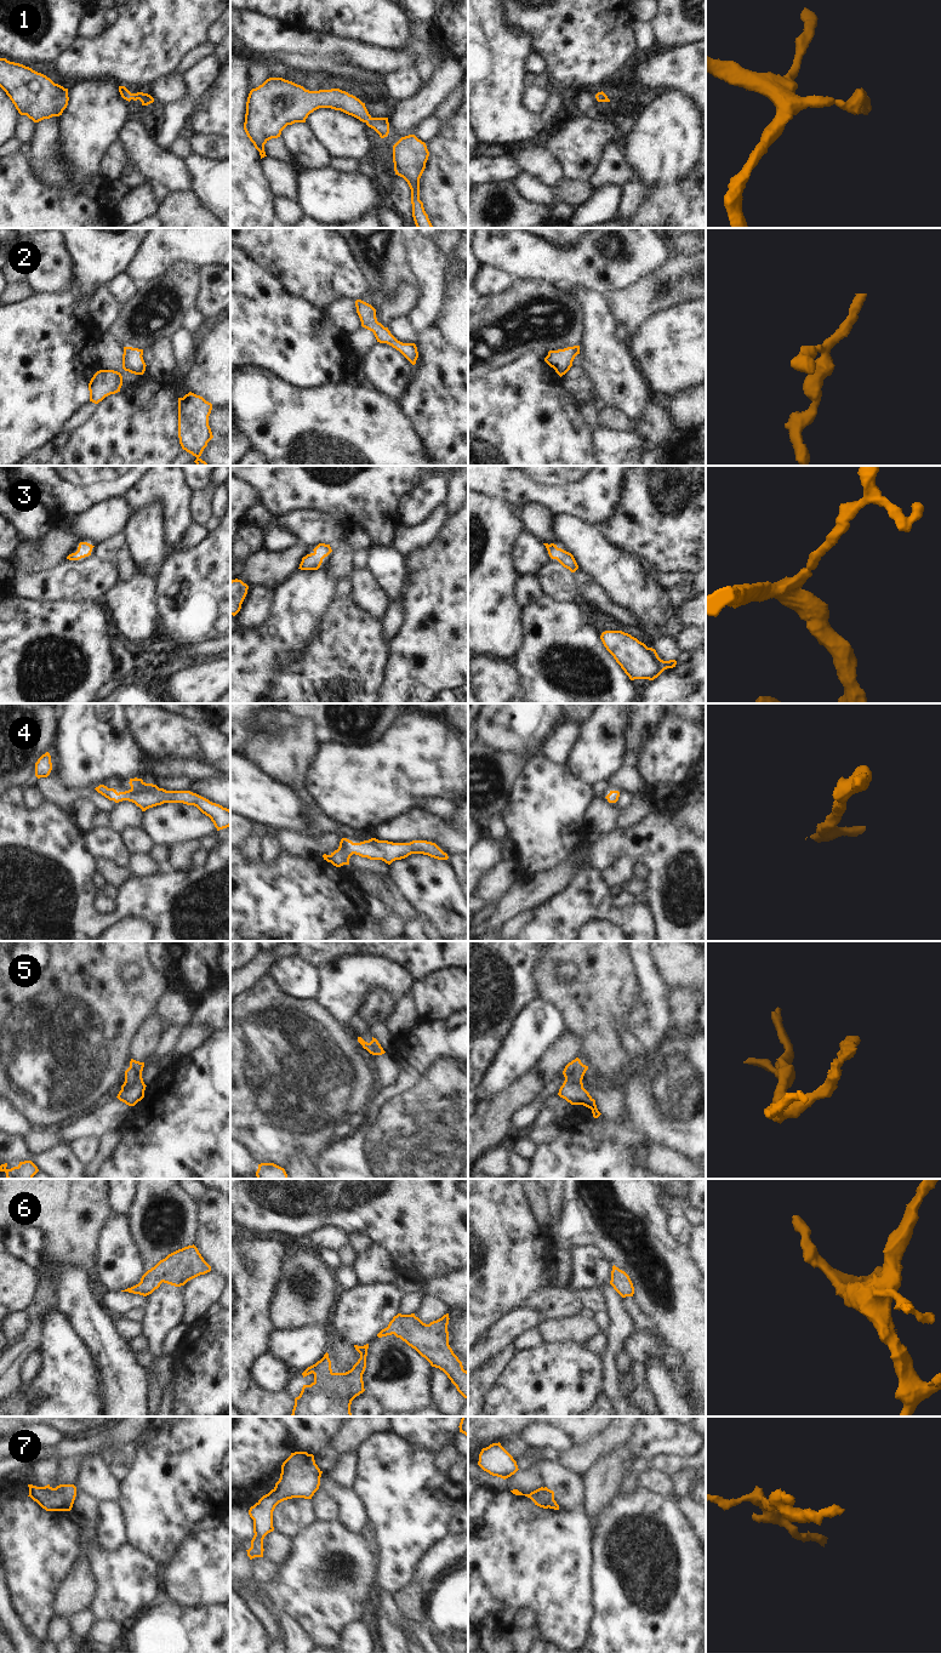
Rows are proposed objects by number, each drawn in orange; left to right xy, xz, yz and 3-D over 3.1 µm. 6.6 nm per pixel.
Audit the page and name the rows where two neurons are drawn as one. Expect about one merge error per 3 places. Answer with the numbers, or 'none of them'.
5

